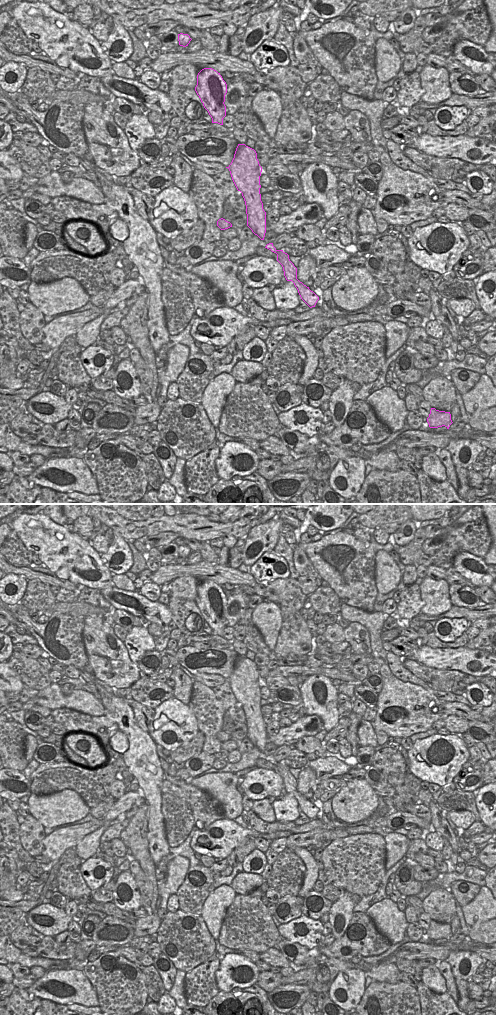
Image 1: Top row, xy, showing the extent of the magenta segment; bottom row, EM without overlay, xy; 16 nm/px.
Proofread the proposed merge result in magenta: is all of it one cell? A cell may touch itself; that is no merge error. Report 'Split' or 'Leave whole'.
Leave whole.

